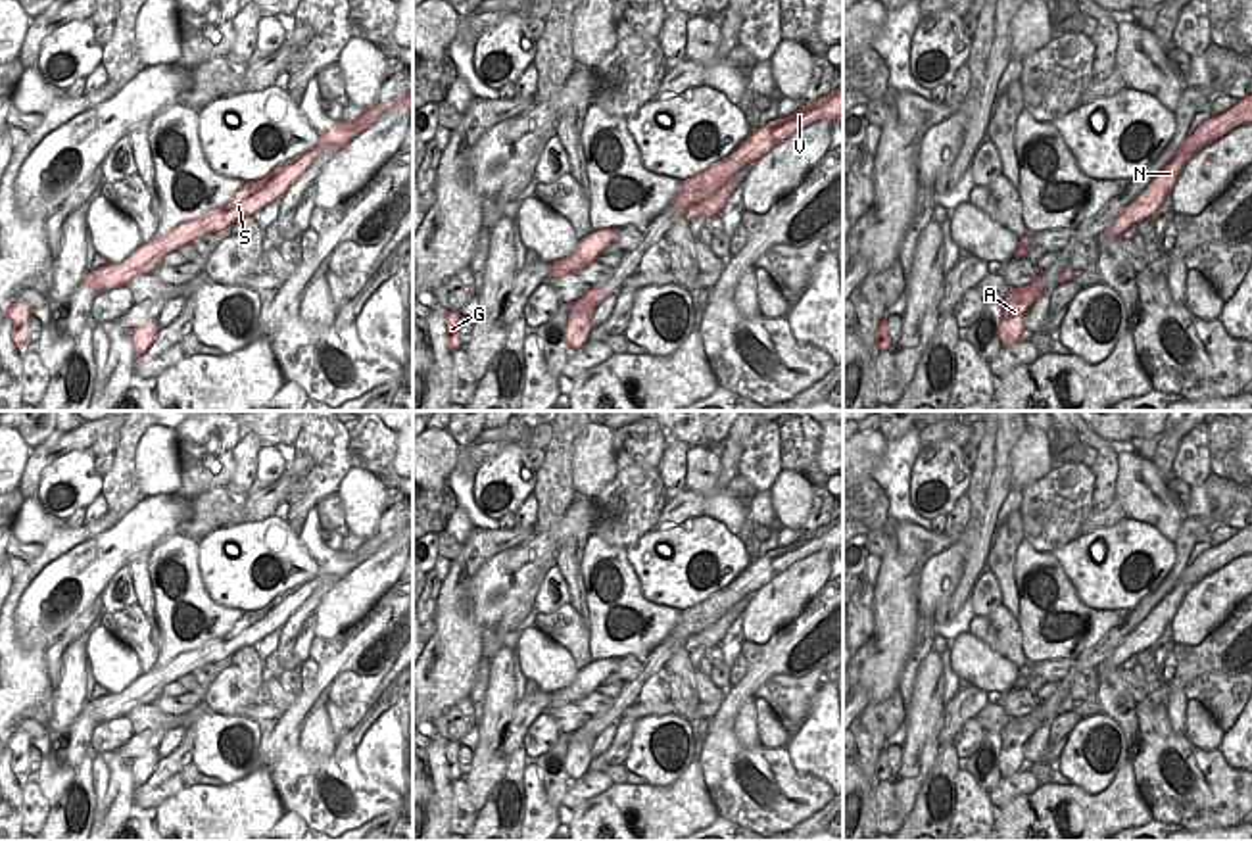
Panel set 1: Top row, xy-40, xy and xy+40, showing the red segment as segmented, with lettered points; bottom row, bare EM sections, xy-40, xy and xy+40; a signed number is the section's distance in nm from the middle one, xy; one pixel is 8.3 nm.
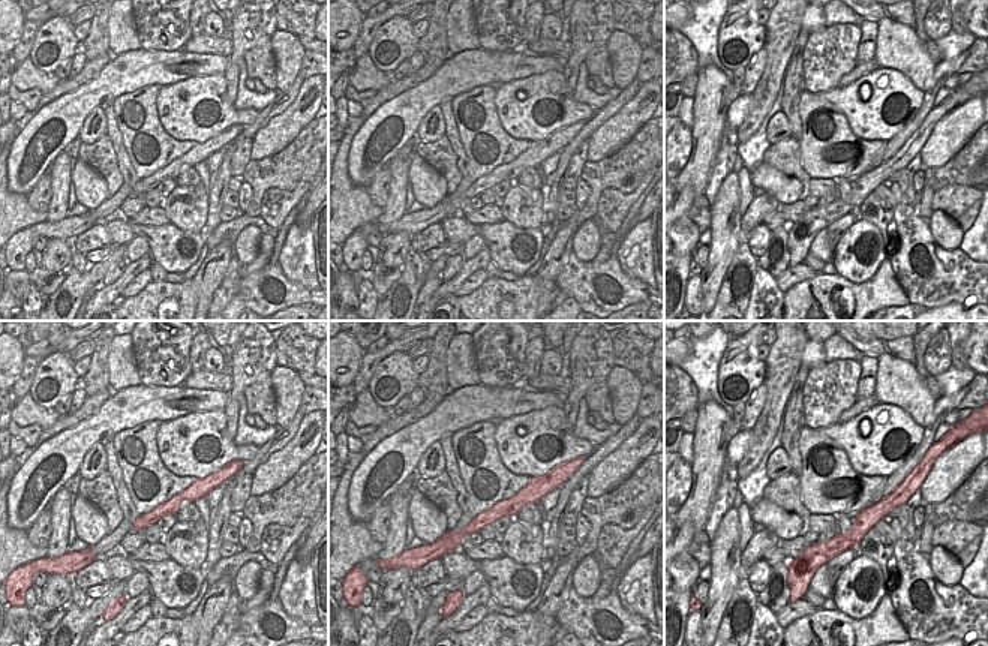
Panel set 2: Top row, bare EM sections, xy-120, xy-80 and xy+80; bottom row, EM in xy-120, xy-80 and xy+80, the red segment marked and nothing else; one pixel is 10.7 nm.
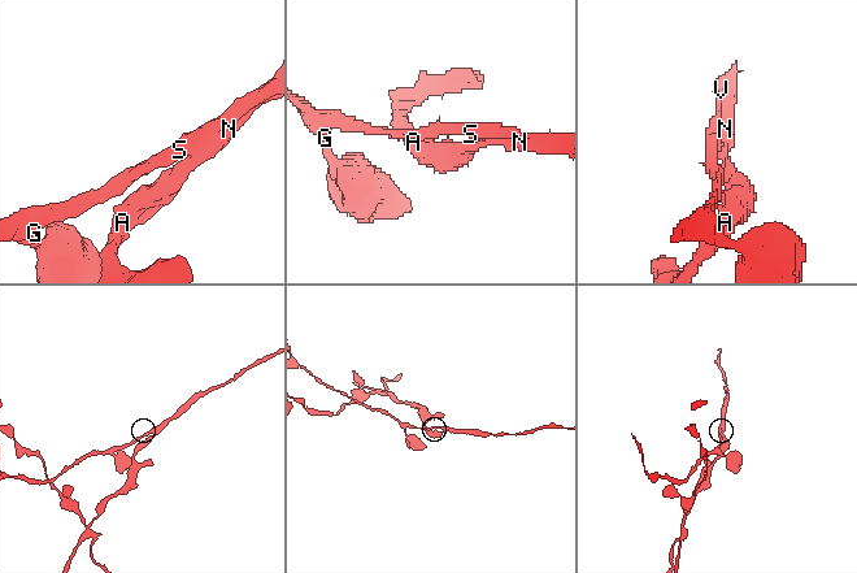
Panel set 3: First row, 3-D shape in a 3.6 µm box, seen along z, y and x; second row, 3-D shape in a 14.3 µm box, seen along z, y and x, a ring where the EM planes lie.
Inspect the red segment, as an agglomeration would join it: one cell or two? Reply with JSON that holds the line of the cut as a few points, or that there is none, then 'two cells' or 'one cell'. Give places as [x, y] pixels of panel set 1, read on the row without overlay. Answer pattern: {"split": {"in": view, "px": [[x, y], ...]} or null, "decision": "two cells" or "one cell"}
{"split": {"in": "xy", "px": [[724, 630], [711, 624], [688, 640]]}, "decision": "two cells"}

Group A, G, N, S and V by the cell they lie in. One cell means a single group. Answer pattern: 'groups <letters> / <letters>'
groups A / G N S V

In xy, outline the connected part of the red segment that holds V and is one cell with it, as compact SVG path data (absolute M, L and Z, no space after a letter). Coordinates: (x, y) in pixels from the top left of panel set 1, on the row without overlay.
M843 517L826 526L805 532L799 540L785 547L768 551L760 559L753 559L749 566L724 589L709 595L695 607L680 611L678 624L668 637L691 639L712 624L720 626L724 634L739 616L732 607L747 593L757 593L774 576L789 568L793 563L816 553L839 553L843 545Z

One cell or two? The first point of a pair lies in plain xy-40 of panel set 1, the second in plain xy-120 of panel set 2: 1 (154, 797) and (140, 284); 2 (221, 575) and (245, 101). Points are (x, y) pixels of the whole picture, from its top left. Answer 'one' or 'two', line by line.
1: one
2: two

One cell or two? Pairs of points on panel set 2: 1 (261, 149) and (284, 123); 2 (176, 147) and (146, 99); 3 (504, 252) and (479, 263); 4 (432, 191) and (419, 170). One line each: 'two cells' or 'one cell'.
1: one cell
2: one cell
3: two cells
4: one cell

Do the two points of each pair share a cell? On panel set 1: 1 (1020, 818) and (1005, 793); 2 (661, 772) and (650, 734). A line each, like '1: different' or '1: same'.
1: different
2: same

